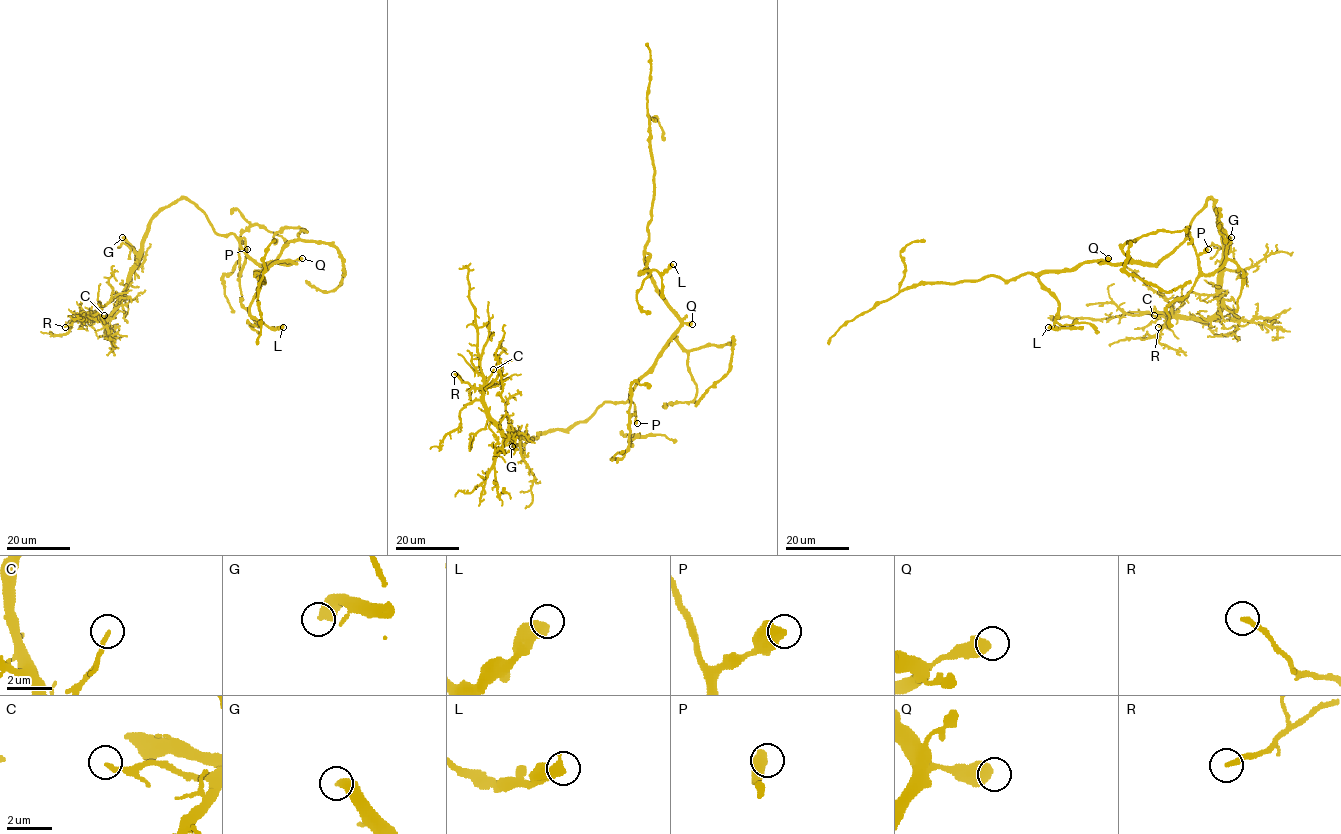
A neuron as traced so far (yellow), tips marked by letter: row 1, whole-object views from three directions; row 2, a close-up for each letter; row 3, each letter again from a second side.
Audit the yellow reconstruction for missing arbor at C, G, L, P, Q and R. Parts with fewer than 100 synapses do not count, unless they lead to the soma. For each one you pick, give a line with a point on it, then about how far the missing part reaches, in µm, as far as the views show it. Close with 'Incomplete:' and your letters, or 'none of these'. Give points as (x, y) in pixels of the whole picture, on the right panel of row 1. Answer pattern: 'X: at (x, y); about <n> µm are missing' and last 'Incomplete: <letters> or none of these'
G: at (1231, 237); about 190 µm are missing
Incomplete: G

